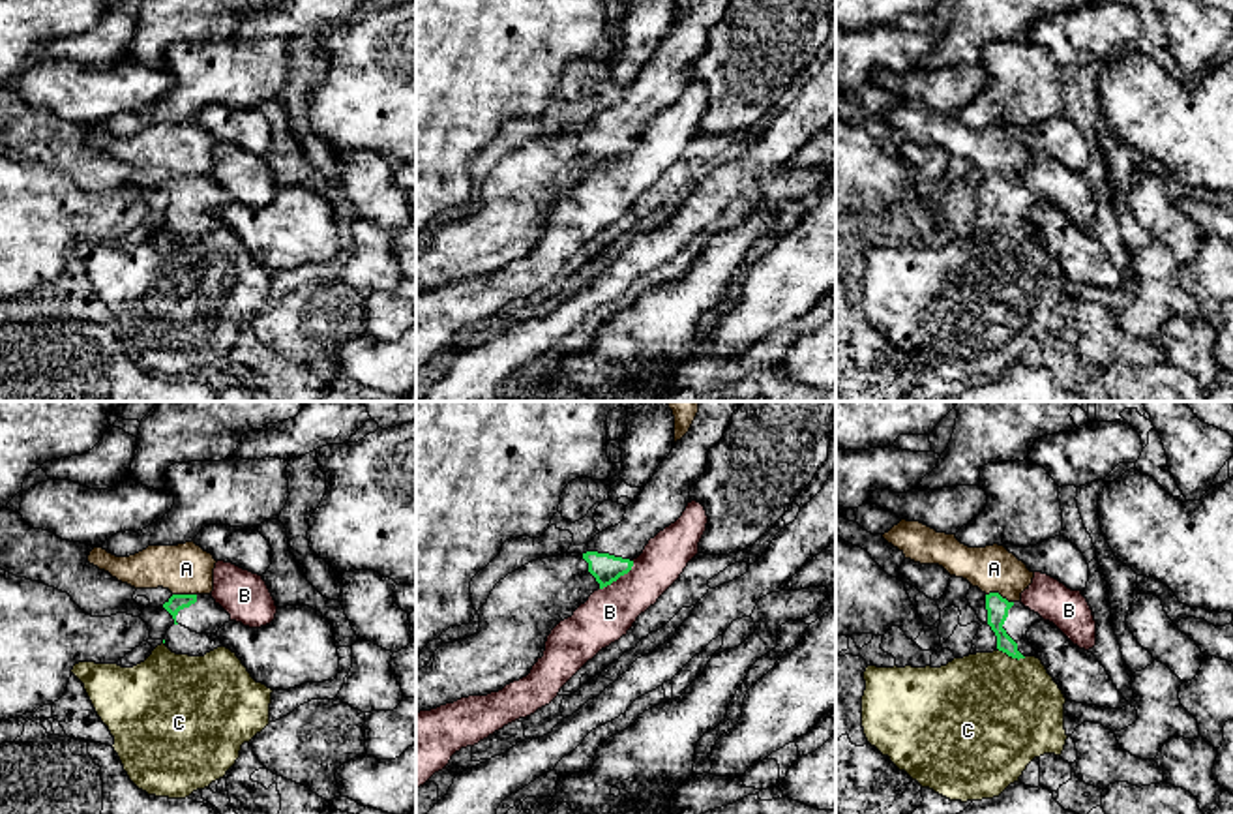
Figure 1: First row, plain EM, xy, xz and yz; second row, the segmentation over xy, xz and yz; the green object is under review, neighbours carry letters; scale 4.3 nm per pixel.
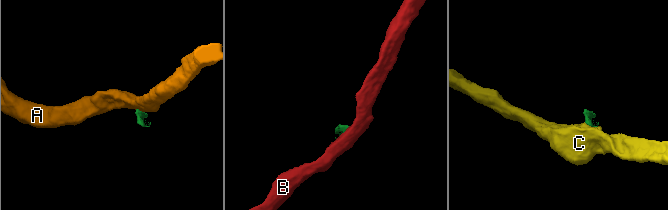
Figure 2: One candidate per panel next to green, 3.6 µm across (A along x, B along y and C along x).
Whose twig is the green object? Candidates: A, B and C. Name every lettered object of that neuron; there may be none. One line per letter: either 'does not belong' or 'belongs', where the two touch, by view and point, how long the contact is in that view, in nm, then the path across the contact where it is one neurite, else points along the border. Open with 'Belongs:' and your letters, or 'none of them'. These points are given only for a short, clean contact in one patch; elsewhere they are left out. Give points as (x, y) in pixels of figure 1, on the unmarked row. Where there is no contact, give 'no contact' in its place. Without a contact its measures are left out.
Belongs: none of them
A: does not belong; meets green in yz at (999, 175); contact 130 nm long; border along yz (986, 173), (997, 173), (1012, 182)
B: does not belong; meets green in xz at (619, 156); contact 200 nm long; border along xz (634, 141), (626, 152), (600, 169)
C: does not belong; meets green in yz at (1012, 237); contact 130 nm long; border along yz (997, 227), (1012, 237), (1025, 237)

